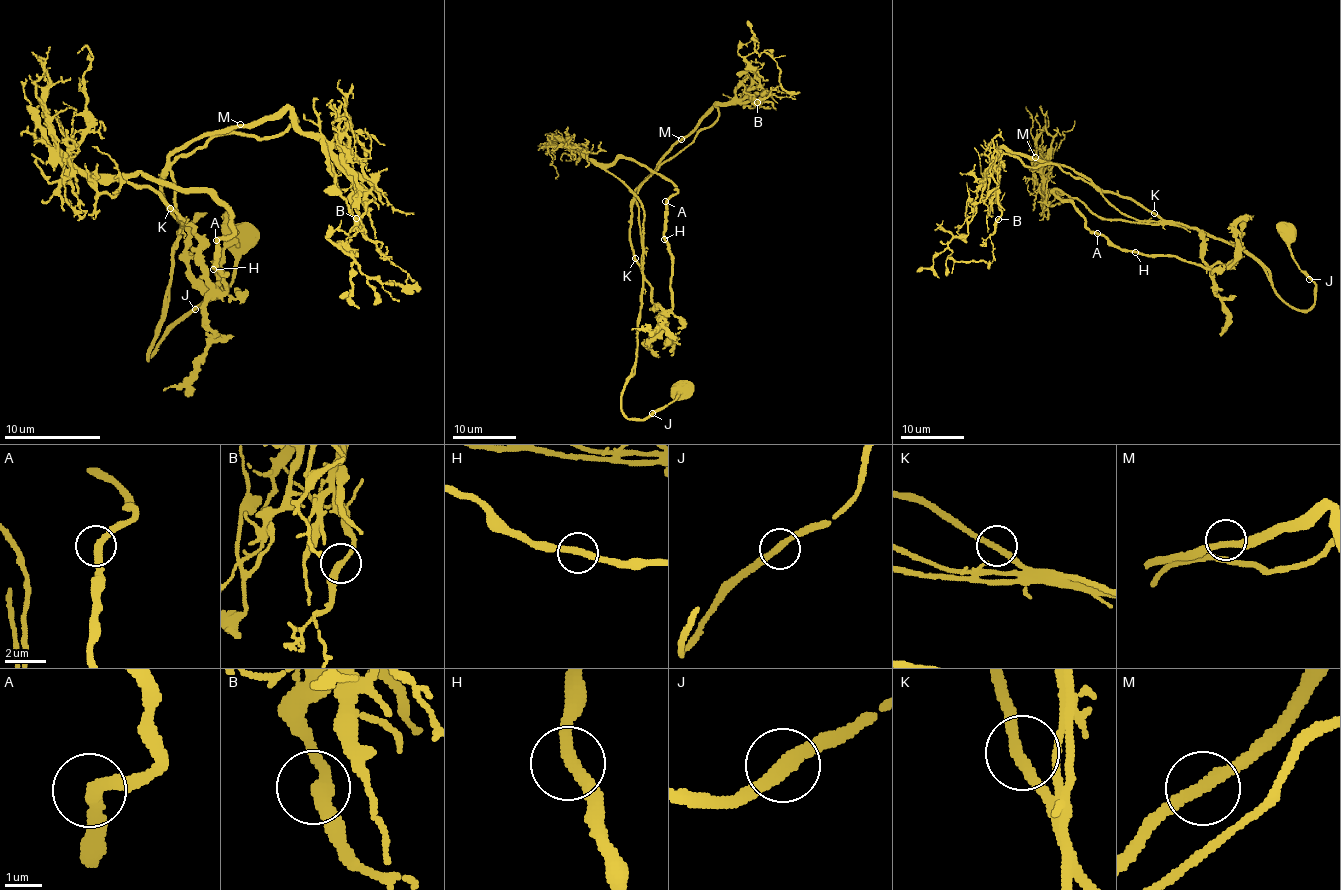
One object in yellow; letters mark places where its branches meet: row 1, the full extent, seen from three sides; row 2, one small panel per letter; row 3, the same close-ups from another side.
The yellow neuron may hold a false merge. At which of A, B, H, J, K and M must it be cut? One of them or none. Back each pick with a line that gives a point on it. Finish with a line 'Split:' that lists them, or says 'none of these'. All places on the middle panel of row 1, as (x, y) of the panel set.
J: place (652, 413)
Split: J

